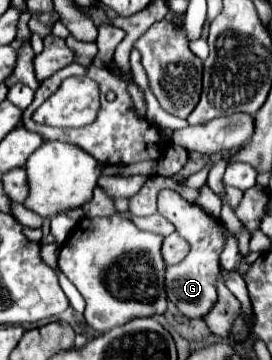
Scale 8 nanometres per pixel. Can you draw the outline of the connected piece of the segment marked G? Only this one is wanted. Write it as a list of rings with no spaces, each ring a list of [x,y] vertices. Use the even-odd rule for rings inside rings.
[[[173,190],[159,192],[159,214],[165,216],[177,230],[181,238],[185,238],[191,246],[189,256],[179,262],[177,266],[167,266],[165,284],[167,284],[167,298],[177,304],[177,308],[187,318],[203,318],[215,304],[215,280],[219,272],[219,254],[223,250],[223,236],[221,236],[221,222],[215,222],[209,214],[205,214],[199,206],[189,204]]]

